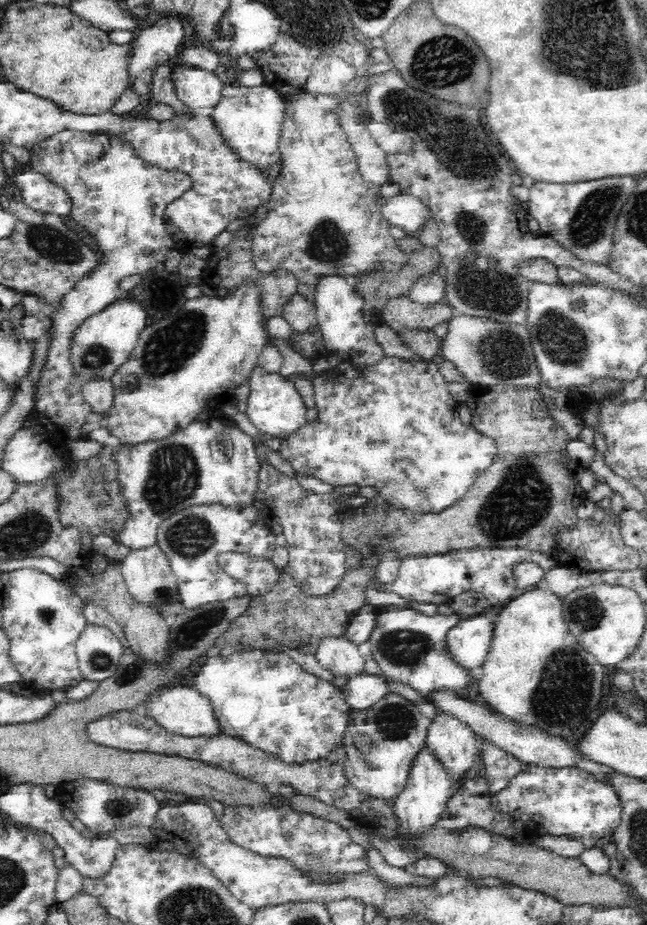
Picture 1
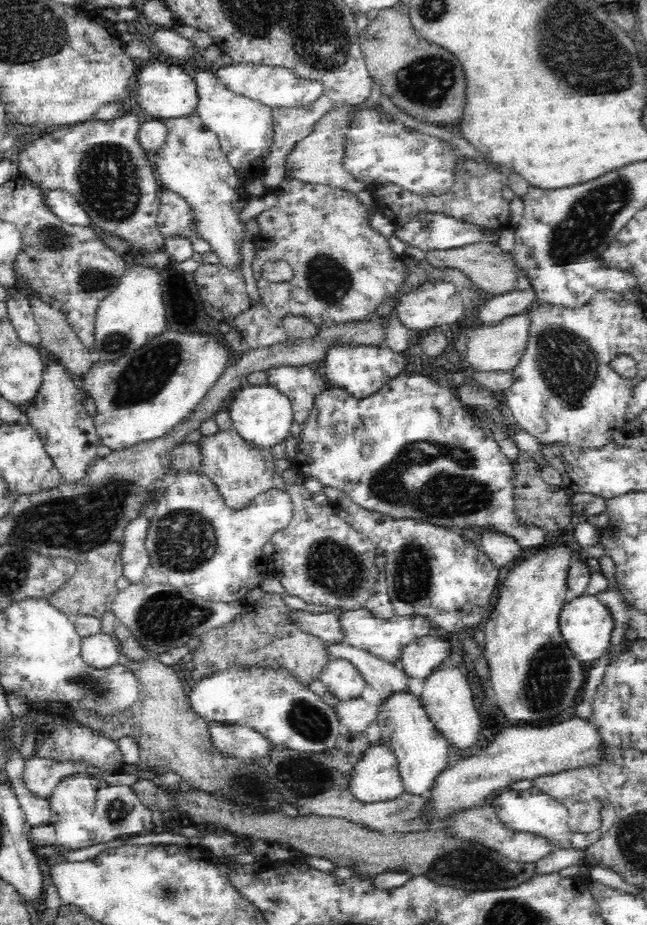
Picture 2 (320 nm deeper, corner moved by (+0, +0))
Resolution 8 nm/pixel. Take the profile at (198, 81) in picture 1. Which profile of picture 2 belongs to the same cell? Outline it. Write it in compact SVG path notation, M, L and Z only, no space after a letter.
M162 61L146 63L136 76L138 103L144 116L152 119L180 118L191 115L198 104L196 79L186 72L184 66L163 64Z

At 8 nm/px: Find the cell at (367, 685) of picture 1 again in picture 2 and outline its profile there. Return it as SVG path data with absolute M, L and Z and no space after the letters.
M361 696L342 699L335 709L342 733L365 731L379 712L378 704L370 704Z

